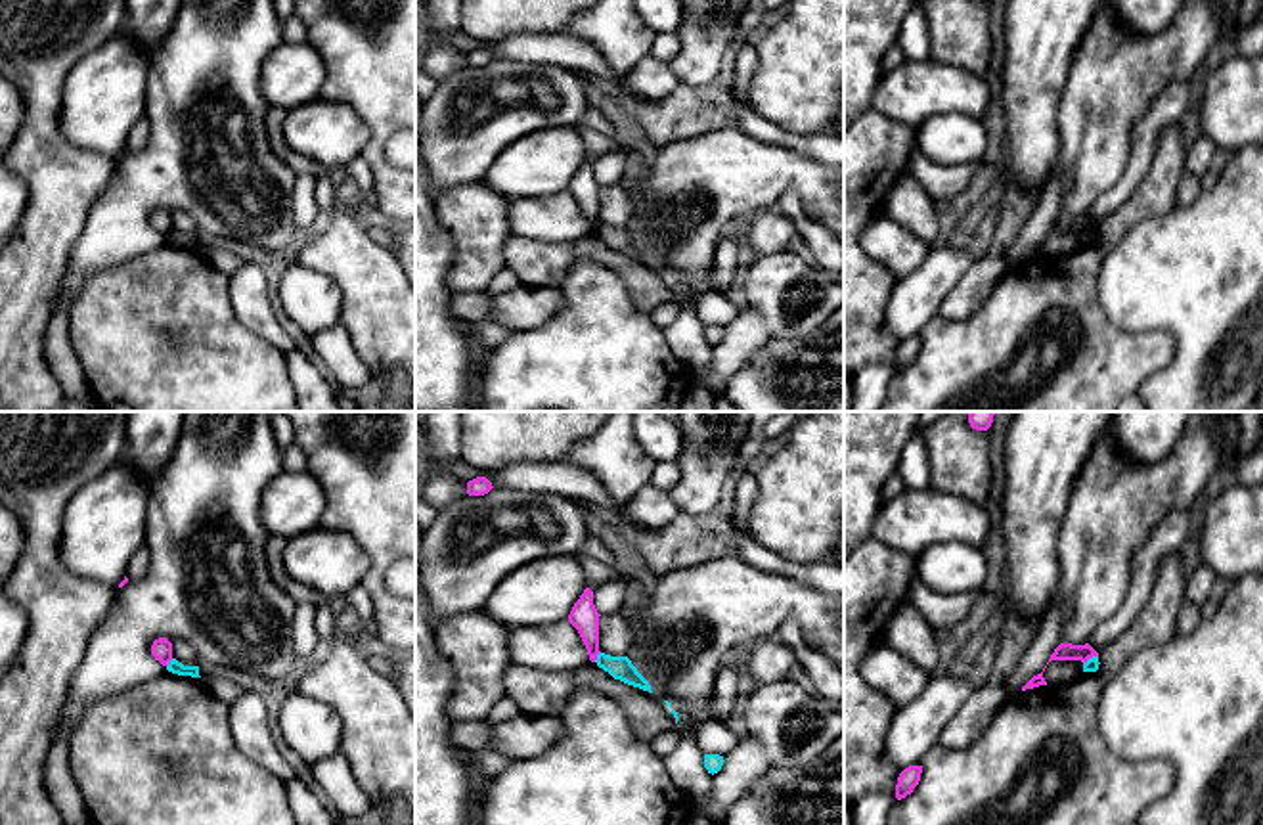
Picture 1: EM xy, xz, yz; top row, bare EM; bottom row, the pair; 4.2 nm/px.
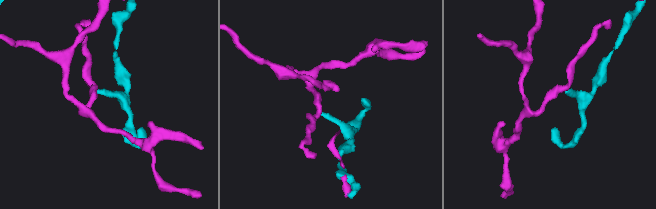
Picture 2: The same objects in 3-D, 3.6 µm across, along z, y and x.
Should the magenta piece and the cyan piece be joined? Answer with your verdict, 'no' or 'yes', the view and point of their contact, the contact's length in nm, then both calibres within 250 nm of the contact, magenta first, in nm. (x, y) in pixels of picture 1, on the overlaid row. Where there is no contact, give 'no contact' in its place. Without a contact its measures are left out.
no; contact xz (596, 657); length 50 nm; calibres 120 and 100 nm

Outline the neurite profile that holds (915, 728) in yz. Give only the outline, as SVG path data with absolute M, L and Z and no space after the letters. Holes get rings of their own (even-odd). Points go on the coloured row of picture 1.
M932 672L928 685L909 704L894 710L884 747L892 766L901 773L909 766L922 766L938 745L943 727L978 687L972 676Z

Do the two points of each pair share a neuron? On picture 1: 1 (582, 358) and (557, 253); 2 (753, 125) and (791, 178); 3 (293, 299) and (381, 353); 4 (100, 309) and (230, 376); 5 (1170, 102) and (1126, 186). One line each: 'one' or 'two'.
1: two
2: two
3: two
4: one
5: one

